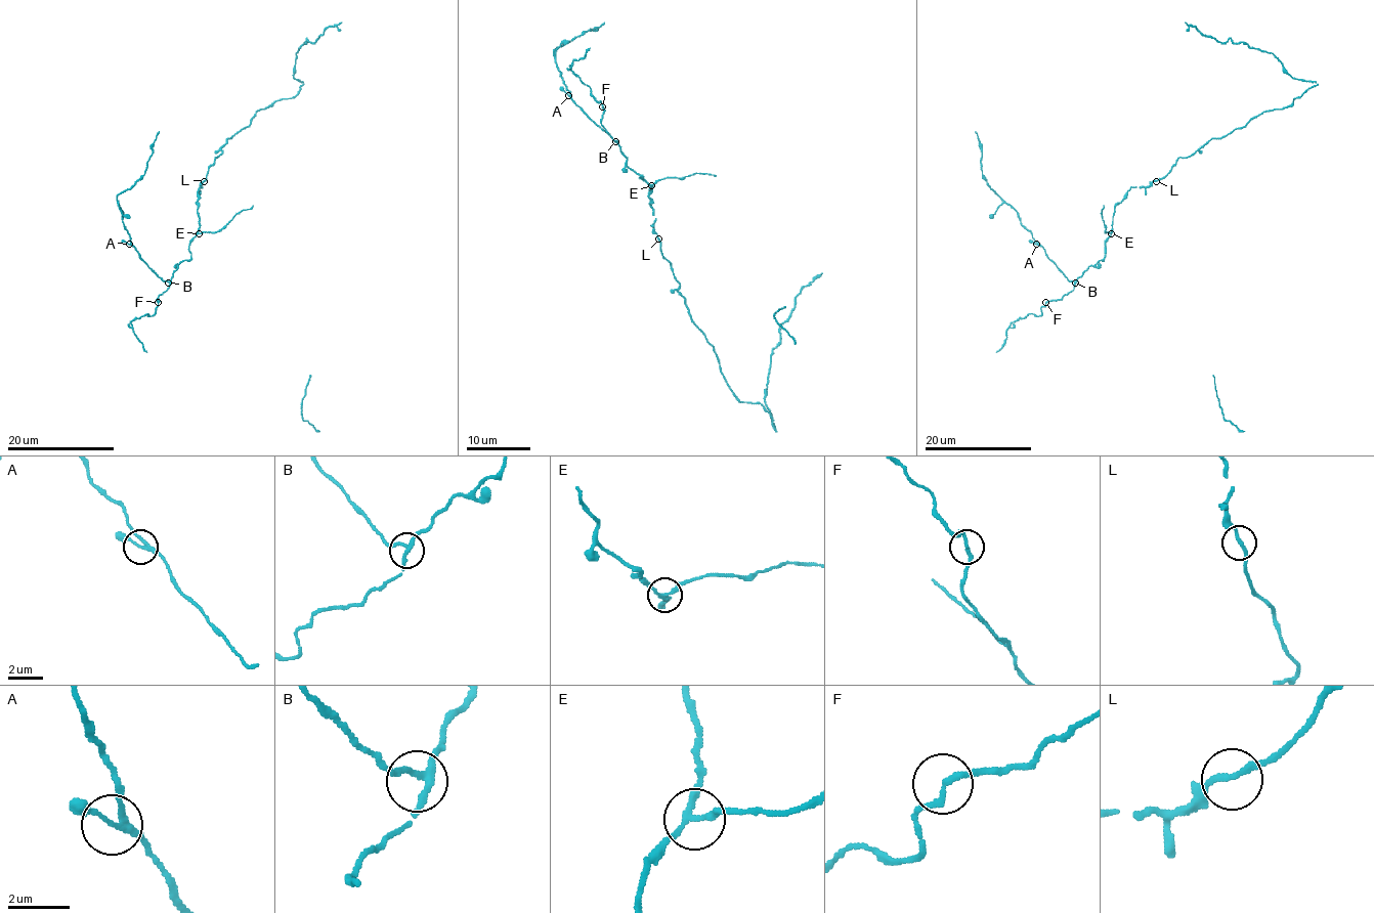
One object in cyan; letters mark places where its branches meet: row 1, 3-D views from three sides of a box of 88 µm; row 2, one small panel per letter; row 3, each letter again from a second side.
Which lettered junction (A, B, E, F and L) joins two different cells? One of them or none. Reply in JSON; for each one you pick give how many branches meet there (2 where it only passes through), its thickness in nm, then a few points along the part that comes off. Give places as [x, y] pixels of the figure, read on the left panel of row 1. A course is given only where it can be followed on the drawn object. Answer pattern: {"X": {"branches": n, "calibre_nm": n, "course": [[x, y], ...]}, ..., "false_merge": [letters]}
{"E": {"branches": 3, "calibre_nm": 180, "course": [[199, 233], [219, 231], [238, 213], [252, 205]]}, "false_merge": ["E"]}

